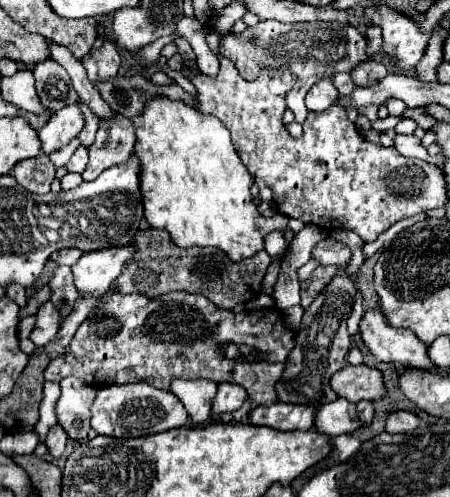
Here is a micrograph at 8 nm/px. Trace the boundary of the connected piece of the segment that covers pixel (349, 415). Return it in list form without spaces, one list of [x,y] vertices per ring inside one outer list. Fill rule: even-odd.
[[[336,398],[330,404],[324,404],[316,412],[316,430],[338,436],[338,434],[352,434],[362,426],[356,404],[346,402],[346,398]]]

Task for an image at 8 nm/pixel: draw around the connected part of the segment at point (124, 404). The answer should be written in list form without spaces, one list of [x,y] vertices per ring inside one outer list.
[[[148,384],[104,386],[98,390],[98,396],[92,406],[92,428],[102,436],[114,436],[114,438],[136,438],[136,436],[158,434],[182,428],[186,420],[188,412],[172,392],[164,392]]]

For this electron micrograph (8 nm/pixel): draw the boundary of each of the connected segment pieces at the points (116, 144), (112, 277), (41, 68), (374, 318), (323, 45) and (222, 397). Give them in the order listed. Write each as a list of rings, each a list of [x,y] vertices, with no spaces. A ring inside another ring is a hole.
[[[116,114],[108,122],[102,122],[94,144],[88,148],[90,162],[82,172],[84,180],[96,180],[106,168],[126,162],[134,152],[134,124]]]
[[[120,246],[82,254],[82,258],[72,266],[78,292],[102,296],[116,282],[122,266],[128,258],[132,258],[134,250],[134,246]]]
[[[44,60],[34,66],[34,78],[36,78],[36,90],[42,100],[42,104],[56,112],[68,104],[74,104],[78,96],[74,94],[74,88],[70,86],[70,76],[58,62]]]
[[[380,306],[364,312],[360,320],[360,338],[378,360],[398,362],[404,368],[434,370],[426,354],[426,344],[420,342],[412,330],[392,328]]]
[[[264,20],[260,22],[258,26],[254,28],[246,28],[246,32],[240,34],[240,38],[236,36],[228,36],[222,46],[220,46],[220,52],[224,56],[228,56],[234,66],[238,68],[240,76],[244,76],[244,80],[254,80],[256,74],[260,74],[260,68],[266,66],[288,66],[294,70],[294,74],[298,76],[296,80],[296,86],[294,90],[290,90],[288,94],[288,108],[294,112],[296,116],[296,122],[304,122],[306,120],[306,106],[304,106],[304,96],[308,94],[308,90],[322,78],[328,78],[332,74],[338,74],[338,72],[350,72],[354,70],[354,66],[358,62],[364,62],[368,60],[366,58],[366,40],[364,36],[358,32],[358,28],[354,28],[352,24],[342,24],[342,22],[312,22],[312,24],[280,24],[276,20]]]
[[[218,384],[218,392],[212,400],[212,412],[210,418],[216,418],[224,412],[236,412],[242,402],[246,400],[246,390],[242,390],[242,386],[234,386],[234,384]]]

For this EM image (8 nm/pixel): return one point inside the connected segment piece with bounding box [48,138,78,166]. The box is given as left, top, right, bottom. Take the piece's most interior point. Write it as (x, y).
(60, 157)

